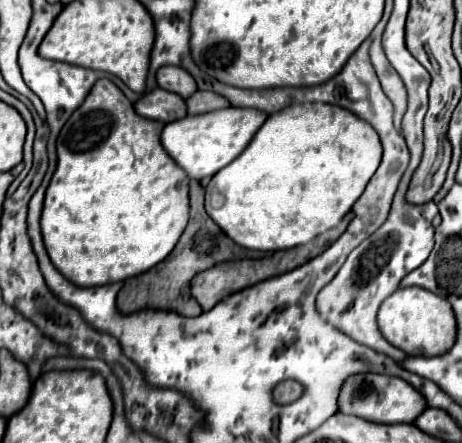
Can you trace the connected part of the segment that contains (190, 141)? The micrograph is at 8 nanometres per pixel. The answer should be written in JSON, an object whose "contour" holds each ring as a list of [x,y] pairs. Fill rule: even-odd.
{"contour":[[[227,107],[199,117],[185,115],[183,119],[165,125],[161,133],[161,143],[191,179],[201,181],[205,177],[213,177],[219,169],[231,163],[249,145],[249,141],[253,139],[257,129],[265,123],[265,119],[267,113],[251,107]]]}

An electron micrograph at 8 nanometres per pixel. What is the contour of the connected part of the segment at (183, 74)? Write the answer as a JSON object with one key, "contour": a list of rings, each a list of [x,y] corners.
{"contour":[[[167,65],[157,71],[157,83],[163,89],[169,89],[173,93],[179,93],[183,99],[191,97],[191,93],[197,91],[197,83],[189,71],[183,71],[183,67]]]}

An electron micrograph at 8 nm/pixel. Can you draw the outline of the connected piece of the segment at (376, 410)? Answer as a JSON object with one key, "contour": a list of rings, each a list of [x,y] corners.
{"contour":[[[375,373],[349,377],[339,395],[341,413],[357,415],[373,423],[413,423],[415,417],[419,417],[419,413],[423,413],[425,407],[427,407],[425,397],[415,387],[411,387],[407,381],[399,377],[375,375]]]}

